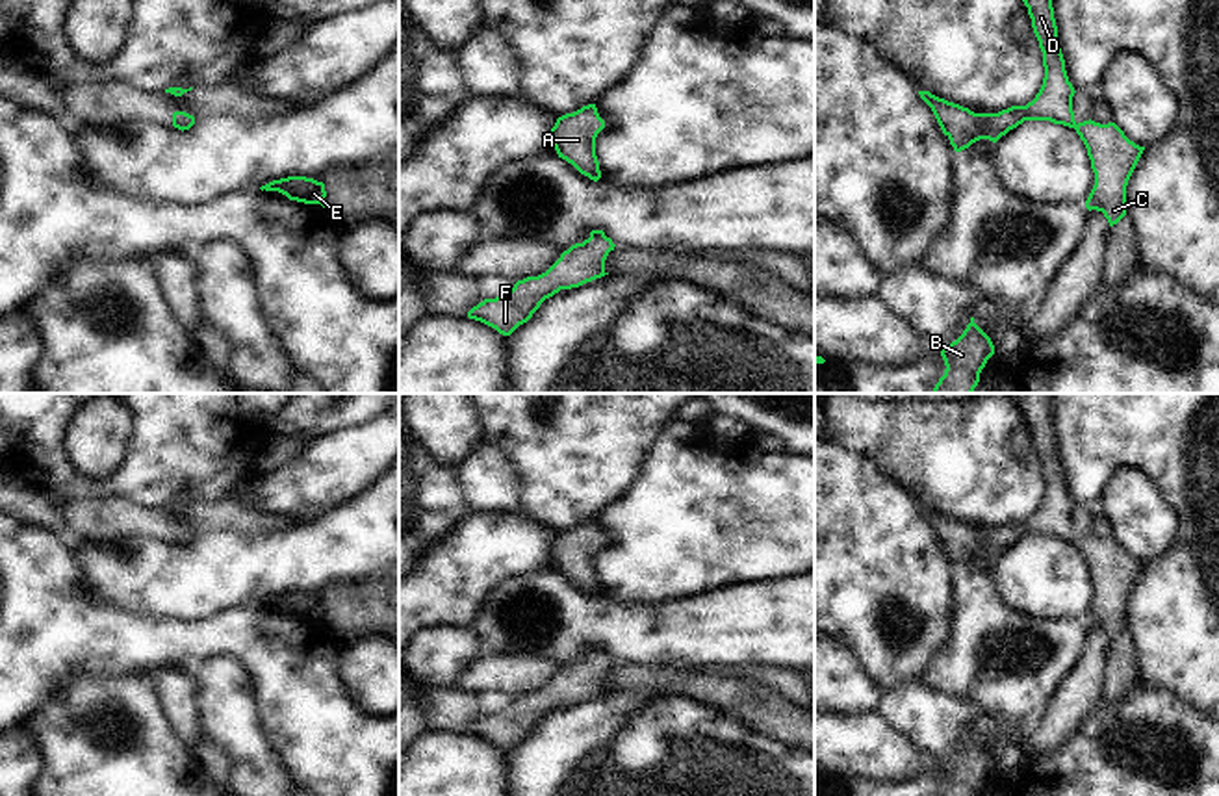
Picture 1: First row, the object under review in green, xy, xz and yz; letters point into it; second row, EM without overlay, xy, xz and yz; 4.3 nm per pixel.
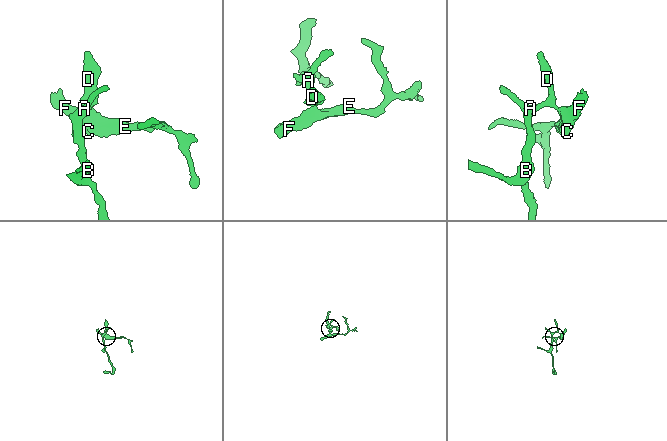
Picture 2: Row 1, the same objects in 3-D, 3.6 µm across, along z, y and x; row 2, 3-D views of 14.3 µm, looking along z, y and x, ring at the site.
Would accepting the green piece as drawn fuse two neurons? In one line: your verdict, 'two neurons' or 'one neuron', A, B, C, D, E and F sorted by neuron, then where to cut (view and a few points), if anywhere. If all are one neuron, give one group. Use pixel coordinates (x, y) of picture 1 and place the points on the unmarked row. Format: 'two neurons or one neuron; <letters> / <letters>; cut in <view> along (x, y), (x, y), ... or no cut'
one neuron; A B C D E F; no cut

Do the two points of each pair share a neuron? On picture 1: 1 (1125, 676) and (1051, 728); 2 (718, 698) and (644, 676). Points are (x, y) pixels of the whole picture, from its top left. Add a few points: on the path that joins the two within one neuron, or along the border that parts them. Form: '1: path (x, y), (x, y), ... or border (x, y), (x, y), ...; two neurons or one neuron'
1: border (1108, 648), (1101, 698); two neurons
2: path (700, 687), (663, 678); one neuron

